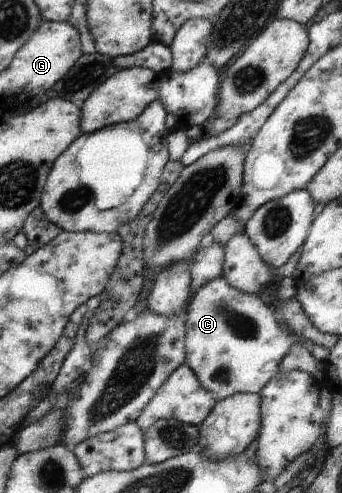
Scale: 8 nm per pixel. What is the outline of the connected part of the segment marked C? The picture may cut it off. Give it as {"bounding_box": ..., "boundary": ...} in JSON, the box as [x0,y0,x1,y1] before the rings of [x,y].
{"bounding_box":[185,275,299,401],"boundary":[[[222,275],[209,280],[195,290],[189,298],[186,310],[185,364],[188,365],[200,384],[209,390],[217,401],[236,393],[257,393],[271,379],[277,376],[282,357],[292,344],[299,341],[297,335],[287,333],[278,323],[273,305],[269,306],[258,295],[249,295],[234,288]]]}

